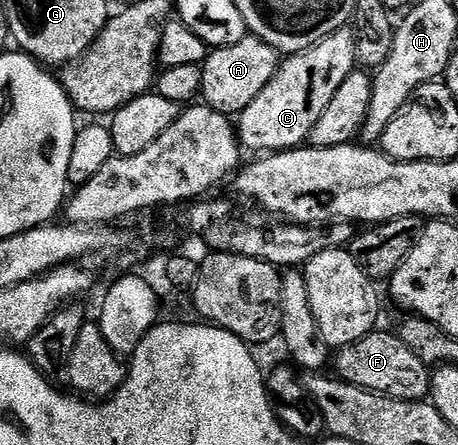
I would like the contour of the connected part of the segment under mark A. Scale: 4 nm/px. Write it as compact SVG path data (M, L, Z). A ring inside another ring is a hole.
M255 36L238 40L238 44L233 46L213 49L202 64L200 93L203 105L229 116L240 115L252 103L254 96L258 96L258 92L270 84L281 61L281 55L274 47Z

